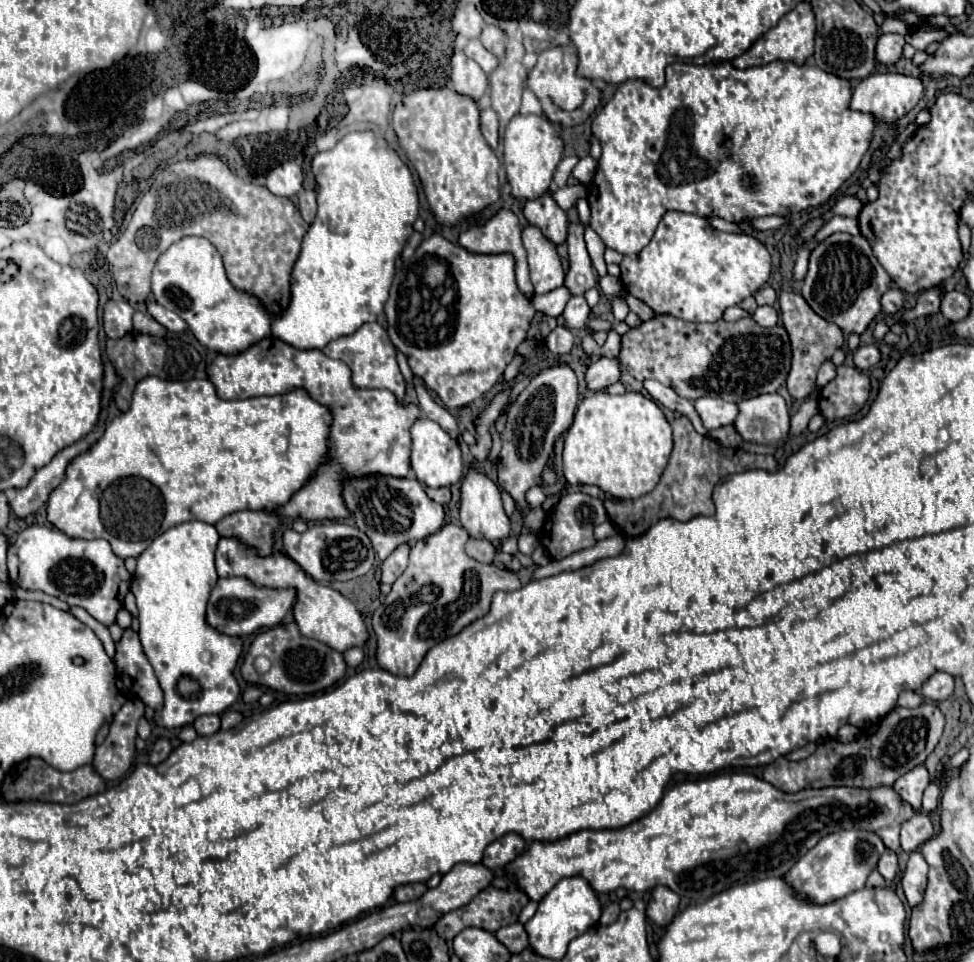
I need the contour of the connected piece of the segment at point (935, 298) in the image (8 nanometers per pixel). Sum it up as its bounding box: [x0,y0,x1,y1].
[901,287,941,321]

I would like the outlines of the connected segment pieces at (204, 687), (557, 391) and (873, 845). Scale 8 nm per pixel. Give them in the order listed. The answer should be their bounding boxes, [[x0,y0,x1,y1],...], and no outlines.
[[131,521,243,727],[497,365,577,509],[783,829,885,903]]

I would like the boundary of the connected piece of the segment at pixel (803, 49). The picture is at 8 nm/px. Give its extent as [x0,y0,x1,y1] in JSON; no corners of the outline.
[733,1,815,69]

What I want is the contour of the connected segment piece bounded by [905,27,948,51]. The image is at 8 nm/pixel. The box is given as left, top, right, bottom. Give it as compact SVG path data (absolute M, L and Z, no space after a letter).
M934 27L931 30L923 30L917 29L917 31L913 31L913 35L907 35L905 39L915 47L915 49L919 49L919 51L925 51L925 47L929 45L929 43L933 43L933 41L941 41L941 39L945 39L948 37L948 33L942 28Z

